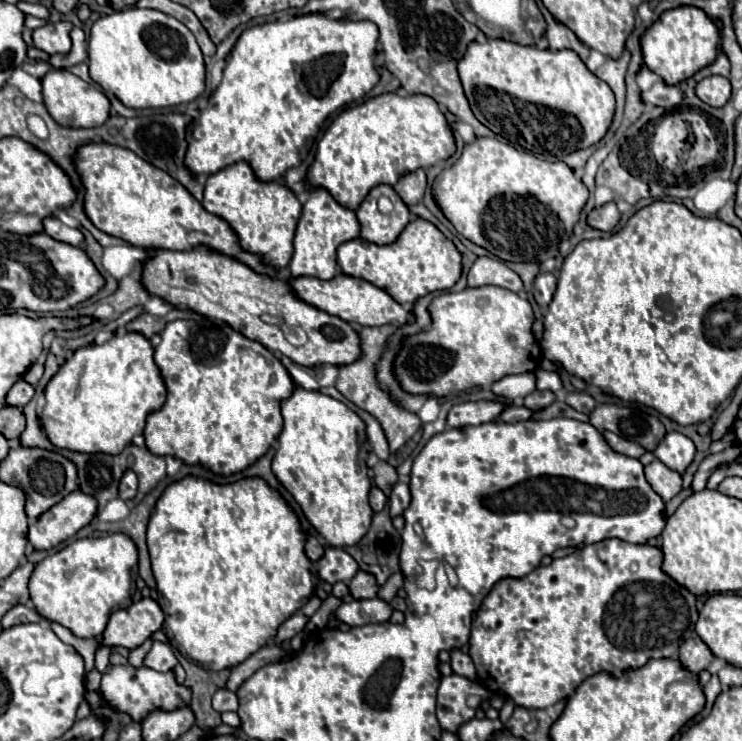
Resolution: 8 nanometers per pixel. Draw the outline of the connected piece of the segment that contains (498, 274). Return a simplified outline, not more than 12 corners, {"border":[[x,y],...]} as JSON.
{"border":[[477,257],[469,287],[497,285],[523,291],[521,277],[501,259]]}

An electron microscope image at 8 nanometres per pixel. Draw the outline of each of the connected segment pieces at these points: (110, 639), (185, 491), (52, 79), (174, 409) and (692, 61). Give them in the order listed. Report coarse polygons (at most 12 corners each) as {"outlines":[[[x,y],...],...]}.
{"outlines":[[[141,599],[109,617],[103,647],[143,645],[163,625],[153,599]],[[187,475],[147,545],[205,669],[313,595],[309,533],[261,477]],[[67,69],[43,79],[45,107],[63,127],[99,127],[109,99]],[[171,321],[155,455],[243,471],[281,433],[283,363],[221,321]],[[697,7],[641,37],[645,65],[679,85],[715,61],[719,31]]]}

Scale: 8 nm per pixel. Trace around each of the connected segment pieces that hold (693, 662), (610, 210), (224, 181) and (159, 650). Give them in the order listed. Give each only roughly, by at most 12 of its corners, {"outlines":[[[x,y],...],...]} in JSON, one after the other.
{"outlines":[[[699,637],[683,641],[679,661],[693,673],[715,655]],[[613,203],[593,209],[587,225],[613,231],[619,211]],[[239,161],[207,177],[203,207],[281,271],[301,203]],[[155,641],[145,655],[147,669],[167,673],[177,667],[169,645]]]}

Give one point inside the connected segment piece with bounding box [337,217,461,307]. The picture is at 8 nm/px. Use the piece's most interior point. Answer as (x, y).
(422, 260)

